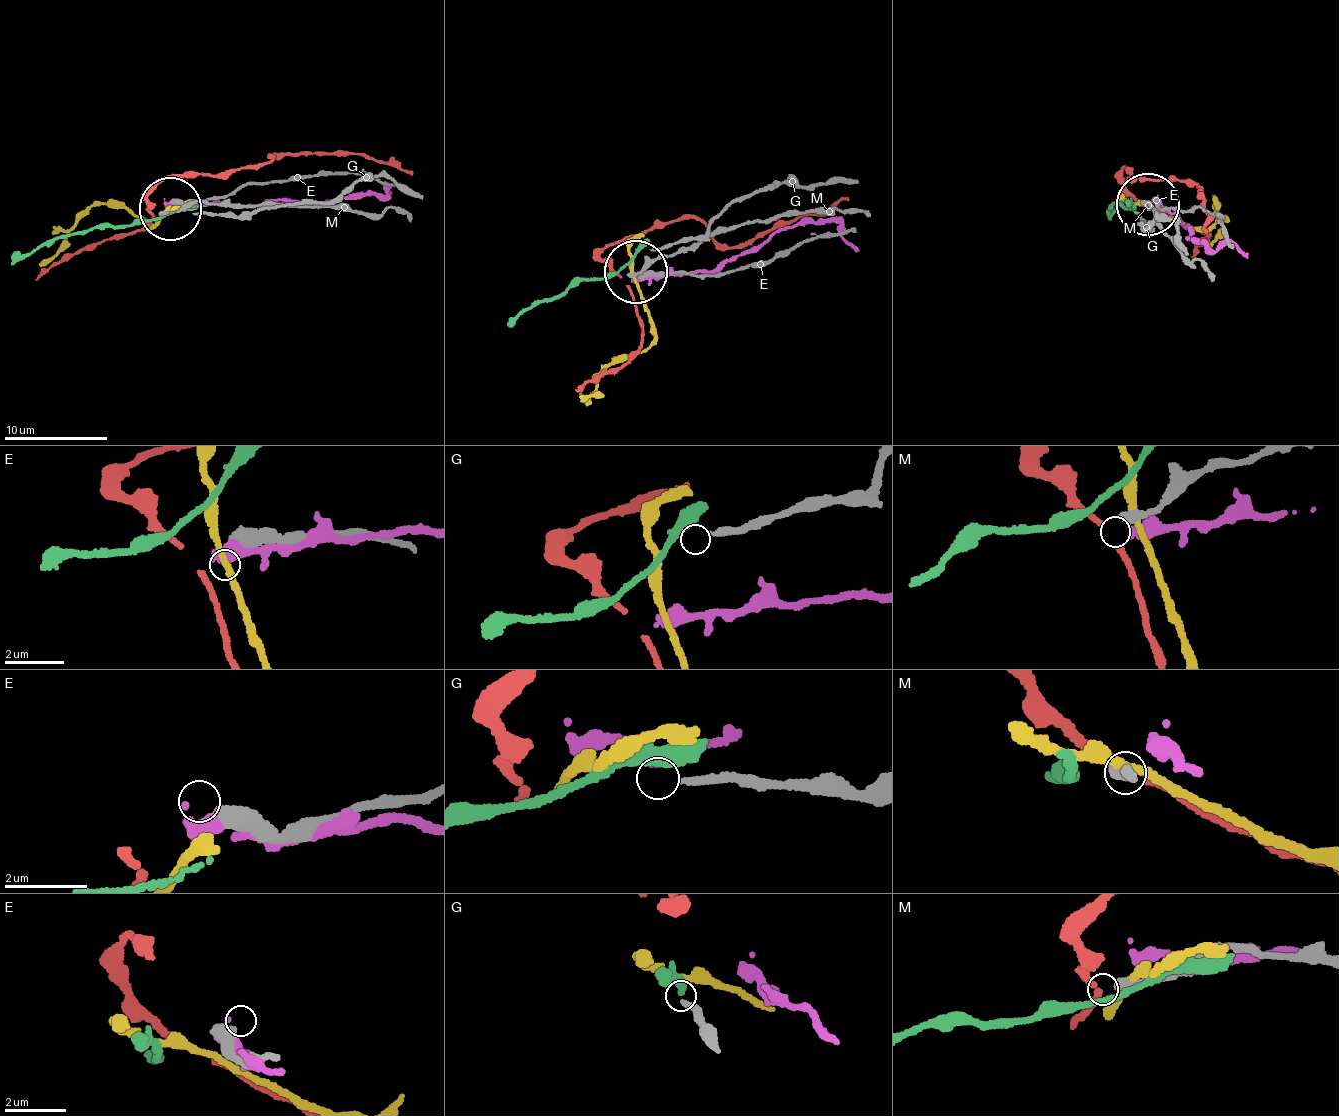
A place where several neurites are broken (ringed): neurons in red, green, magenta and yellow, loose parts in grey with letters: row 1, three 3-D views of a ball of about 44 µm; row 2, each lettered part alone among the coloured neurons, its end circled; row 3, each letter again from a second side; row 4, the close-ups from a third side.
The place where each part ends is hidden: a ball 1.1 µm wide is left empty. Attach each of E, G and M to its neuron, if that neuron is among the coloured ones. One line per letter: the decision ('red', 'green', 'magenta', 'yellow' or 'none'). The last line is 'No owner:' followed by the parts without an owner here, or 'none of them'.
E: none
G: none
M: none
No owner: E, G, M

